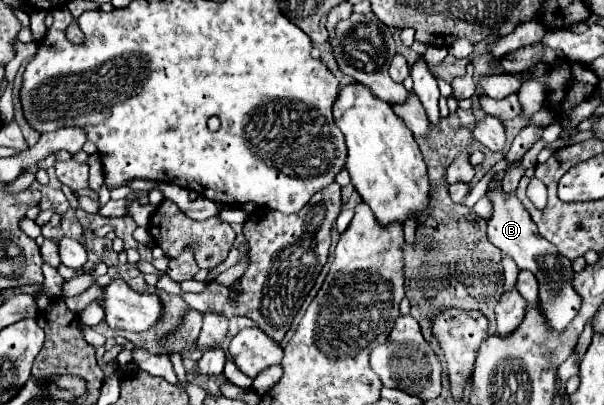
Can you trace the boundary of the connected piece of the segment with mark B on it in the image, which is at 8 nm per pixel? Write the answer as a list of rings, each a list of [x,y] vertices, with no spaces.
[[[491,180],[487,192],[489,192],[489,198],[493,200],[493,216],[487,222],[489,240],[503,254],[507,254],[517,264],[519,270],[531,270],[535,274],[535,278],[539,282],[539,304],[537,304],[537,308],[545,316],[547,324],[553,330],[563,332],[581,308],[581,296],[577,296],[577,290],[573,288],[575,272],[571,268],[571,260],[561,256],[549,240],[539,236],[537,226],[533,224],[529,212],[525,212],[523,204],[515,196],[505,196],[501,192],[501,184],[495,184]]]

